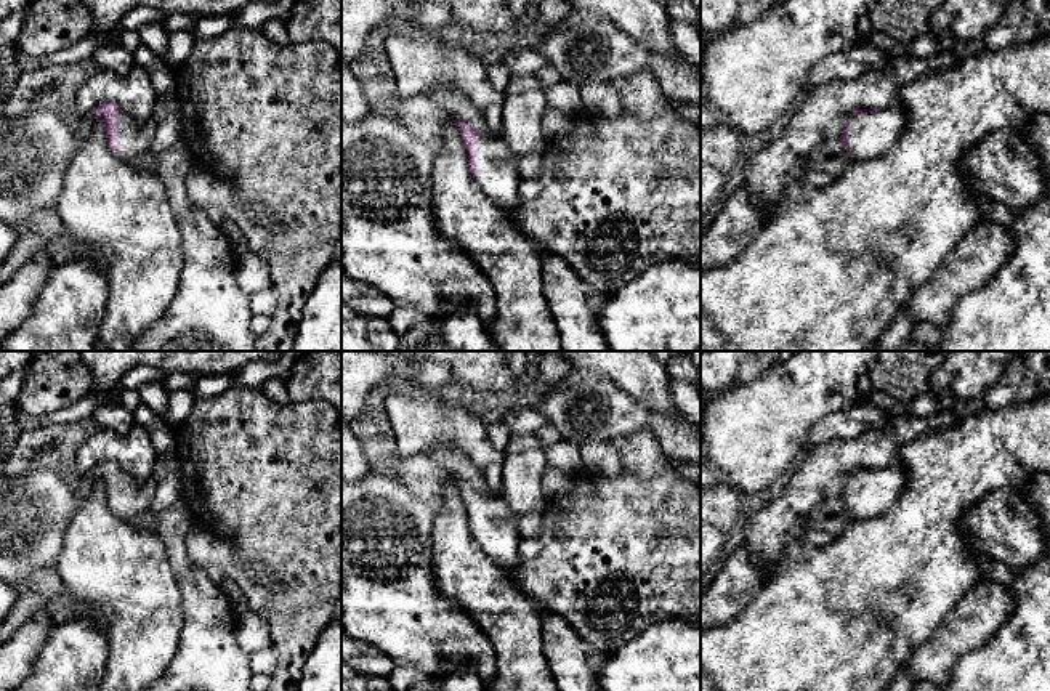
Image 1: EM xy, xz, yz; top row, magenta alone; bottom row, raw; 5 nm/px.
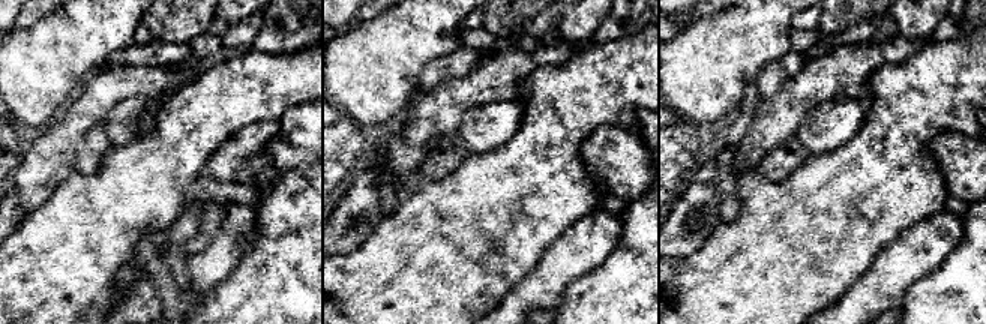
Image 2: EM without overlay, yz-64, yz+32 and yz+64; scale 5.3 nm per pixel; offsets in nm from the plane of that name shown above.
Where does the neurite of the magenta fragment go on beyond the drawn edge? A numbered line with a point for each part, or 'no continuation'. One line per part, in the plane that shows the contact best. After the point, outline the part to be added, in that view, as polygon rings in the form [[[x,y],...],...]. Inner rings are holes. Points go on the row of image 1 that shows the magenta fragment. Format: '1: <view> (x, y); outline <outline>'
1: xy (85, 125); outline [[[90,112],[87,117],[82,117],[79,125],[74,128],[74,136],[75,136],[77,146],[91,131],[91,128],[95,127],[96,122],[98,122],[98,119],[93,112]]]
2: yz (871, 135); outline [[[901,107],[877,109],[875,115],[867,111],[864,115],[851,117],[848,146],[853,157],[870,160],[890,151],[901,136],[904,122],[906,115]]]

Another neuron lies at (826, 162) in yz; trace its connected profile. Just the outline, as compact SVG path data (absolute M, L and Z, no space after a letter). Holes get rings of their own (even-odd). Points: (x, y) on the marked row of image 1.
M827 139L816 146L808 160L802 181L811 188L829 186L854 160L840 139Z

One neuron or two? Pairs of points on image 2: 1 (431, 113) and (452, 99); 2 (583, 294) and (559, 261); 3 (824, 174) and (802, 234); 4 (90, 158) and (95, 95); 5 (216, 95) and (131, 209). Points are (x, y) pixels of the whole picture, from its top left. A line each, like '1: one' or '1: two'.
1: one
2: two
3: one
4: two
5: one

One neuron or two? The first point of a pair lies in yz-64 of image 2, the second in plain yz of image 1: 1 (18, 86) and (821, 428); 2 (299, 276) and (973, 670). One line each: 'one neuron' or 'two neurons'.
1: two neurons
2: one neuron

